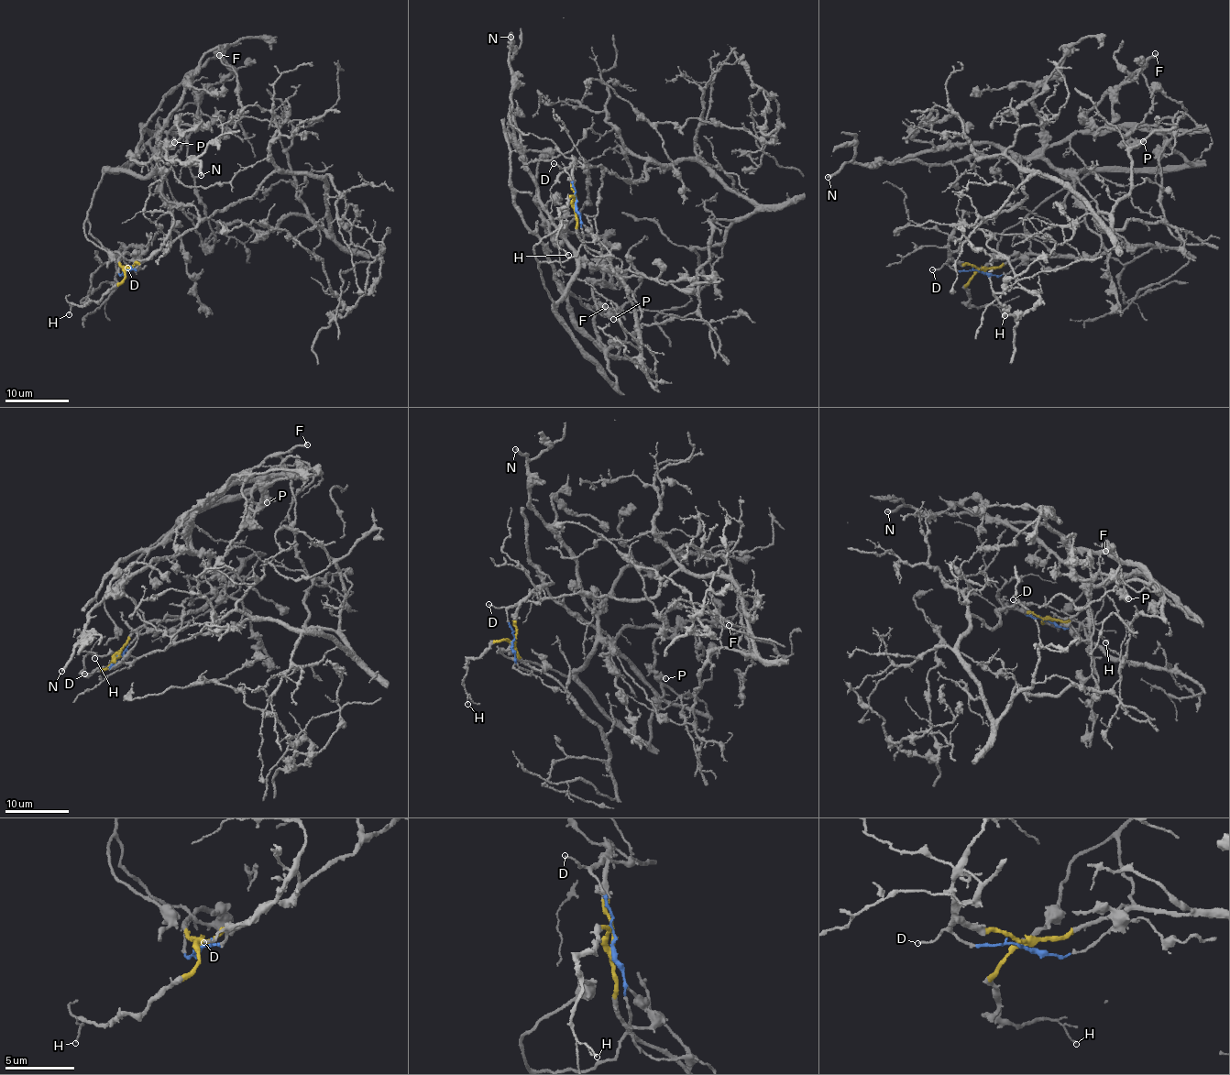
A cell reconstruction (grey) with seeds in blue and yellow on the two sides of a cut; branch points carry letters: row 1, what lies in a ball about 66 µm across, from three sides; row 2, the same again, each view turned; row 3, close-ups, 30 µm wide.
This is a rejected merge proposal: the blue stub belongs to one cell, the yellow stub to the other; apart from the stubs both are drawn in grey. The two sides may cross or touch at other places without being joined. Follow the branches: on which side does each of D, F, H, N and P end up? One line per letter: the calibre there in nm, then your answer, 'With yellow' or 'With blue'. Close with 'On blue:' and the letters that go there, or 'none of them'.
D: Thickness 120 nm. With blue
F: Thickness 280 nm. With yellow
H: Thickness 120 nm. With yellow
N: Thickness 320 nm. With yellow
P: Thickness 500 nm. With yellow
On blue: D

